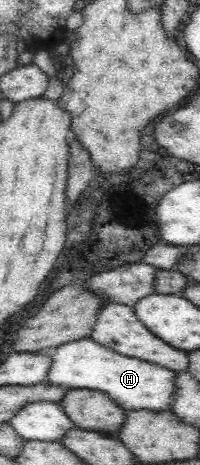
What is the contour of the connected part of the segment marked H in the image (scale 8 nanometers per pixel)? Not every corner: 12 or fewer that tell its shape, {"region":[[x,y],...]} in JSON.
{"region":[[90,337],[44,352],[45,377],[124,410],[170,410],[174,372]]}

